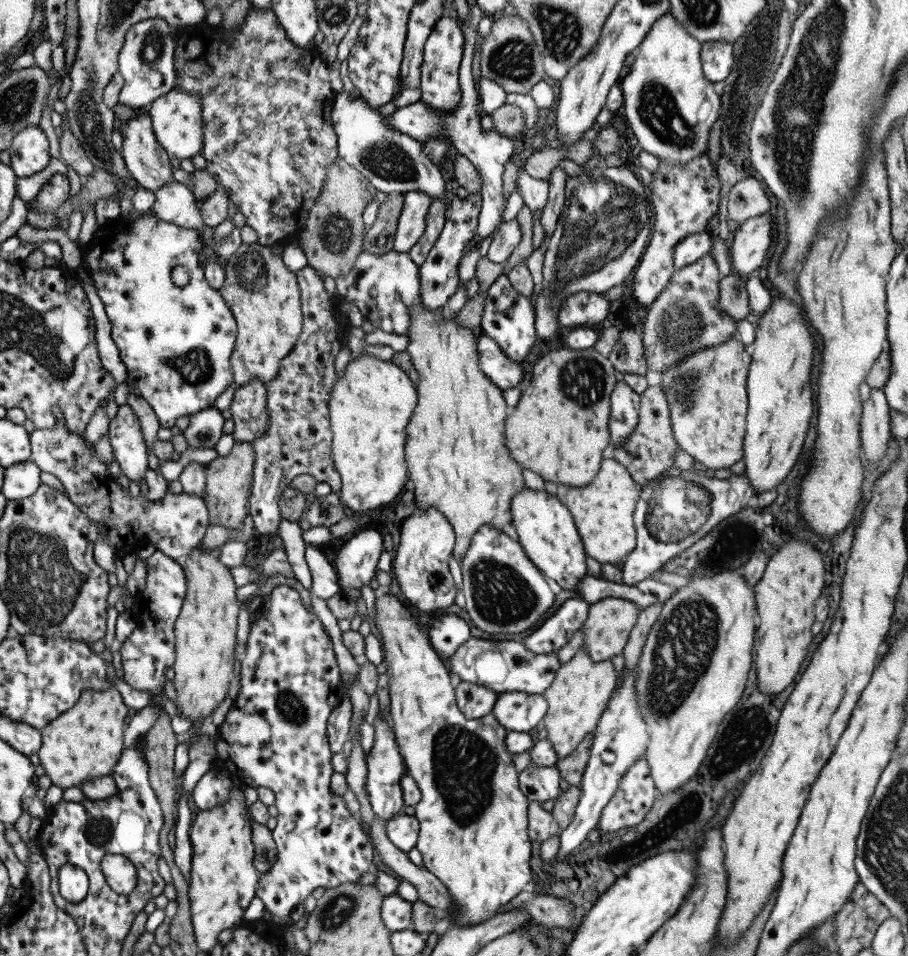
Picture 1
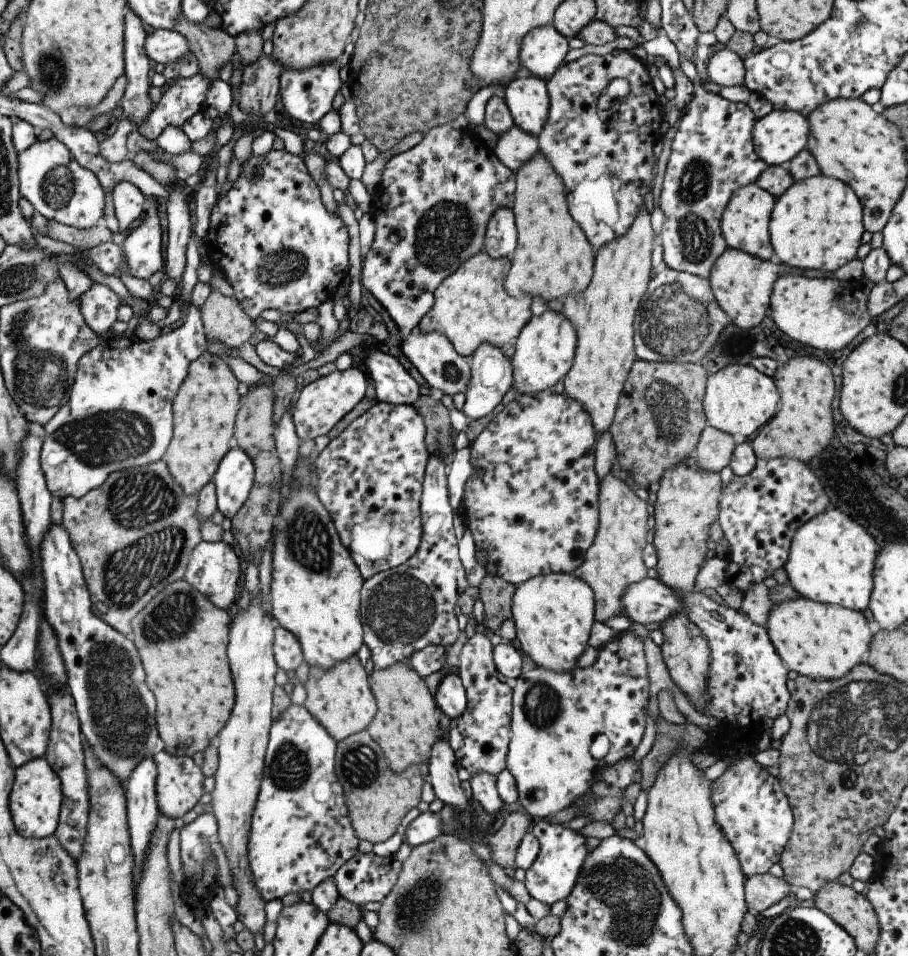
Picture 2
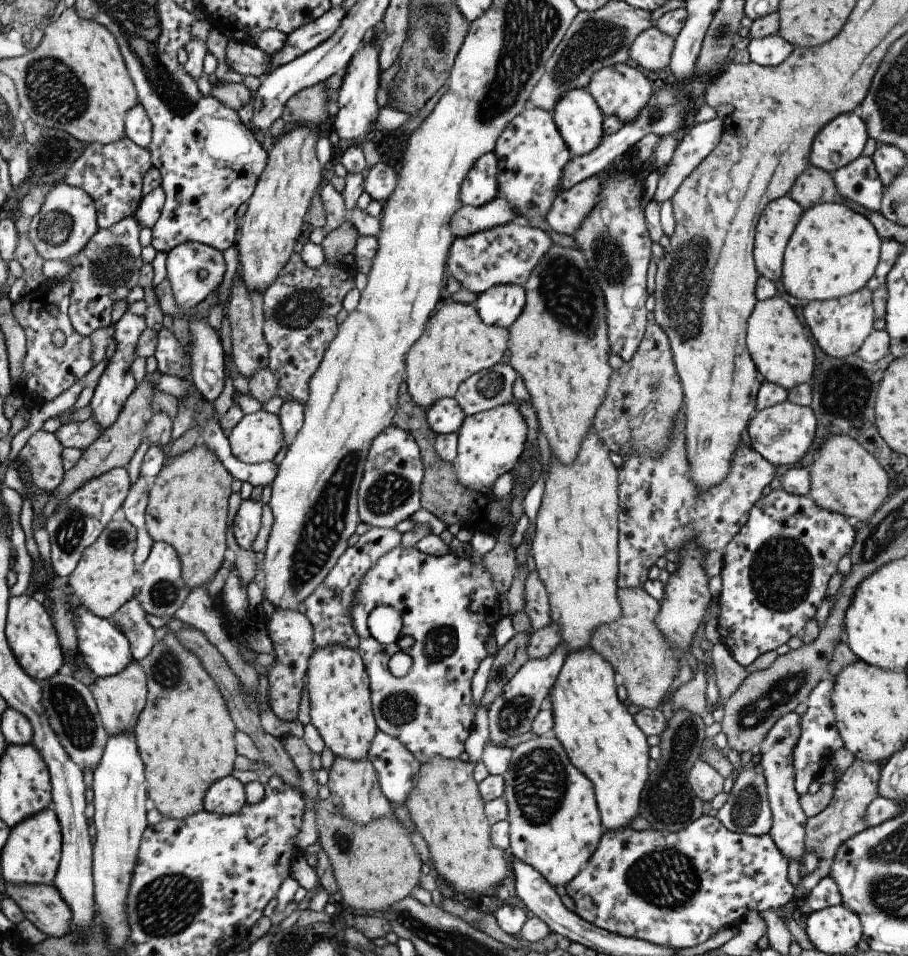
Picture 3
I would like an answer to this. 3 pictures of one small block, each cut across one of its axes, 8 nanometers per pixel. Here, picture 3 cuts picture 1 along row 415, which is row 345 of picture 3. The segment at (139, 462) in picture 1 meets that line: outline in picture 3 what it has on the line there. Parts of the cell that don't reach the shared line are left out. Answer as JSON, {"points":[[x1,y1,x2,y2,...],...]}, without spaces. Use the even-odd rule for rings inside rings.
{"points":[[128,310,122,314,122,318,114,325,115,353,108,359,106,370,100,375,89,403,92,406,92,420,98,422,98,426,104,431,116,422,126,400,128,400,128,396,134,392,134,388,137,386,136,379,130,371,130,366,136,357,136,344,138,344,140,334,146,330,146,327,147,324,144,316,132,314]]}

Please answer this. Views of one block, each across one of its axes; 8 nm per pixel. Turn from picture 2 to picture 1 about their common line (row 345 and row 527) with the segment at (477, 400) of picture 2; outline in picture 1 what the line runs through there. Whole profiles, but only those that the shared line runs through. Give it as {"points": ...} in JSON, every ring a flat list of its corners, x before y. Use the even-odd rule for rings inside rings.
{"points":[[483,525,472,538,470,549,460,563,464,580,466,612,470,620,490,634,518,634,542,620,556,602,546,578,530,561,522,546,506,533]]}

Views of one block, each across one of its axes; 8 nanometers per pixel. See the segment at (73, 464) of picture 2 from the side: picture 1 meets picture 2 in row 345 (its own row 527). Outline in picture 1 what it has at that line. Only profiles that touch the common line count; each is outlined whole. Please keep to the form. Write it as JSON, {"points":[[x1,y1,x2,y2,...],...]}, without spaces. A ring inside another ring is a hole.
{"points":[[52,406,52,413,57,418,54,428,40,430,35,428,29,434,31,460,40,467,42,472,49,472,59,478,68,498,74,505,78,506,78,509,87,516,88,520,97,526,99,537,110,542,116,556,124,559,125,555,134,553,134,551,138,553,144,546,153,543,162,554,177,560,178,558,186,558,194,548,201,544,209,526,209,511,203,497,197,497,190,493,186,494,186,492,180,492,180,494,168,493,158,502,150,502,148,498,145,500,141,492,137,497,131,497,128,490,124,491,117,478,110,474,108,465,100,459,100,456,94,450,95,446,86,442,82,434,70,432,66,428,60,408]]}

